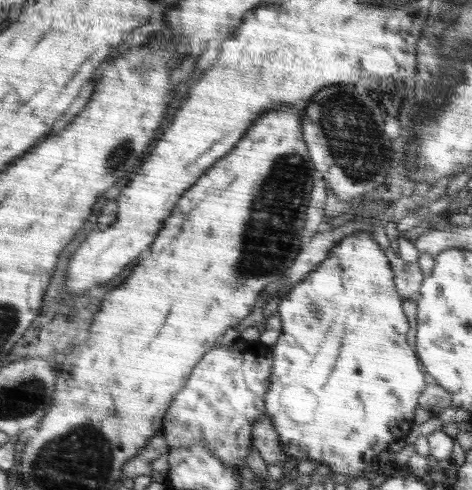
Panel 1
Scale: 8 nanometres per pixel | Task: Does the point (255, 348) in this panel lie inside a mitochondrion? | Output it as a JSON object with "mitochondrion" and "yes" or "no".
{"mitochondrion":"no"}

